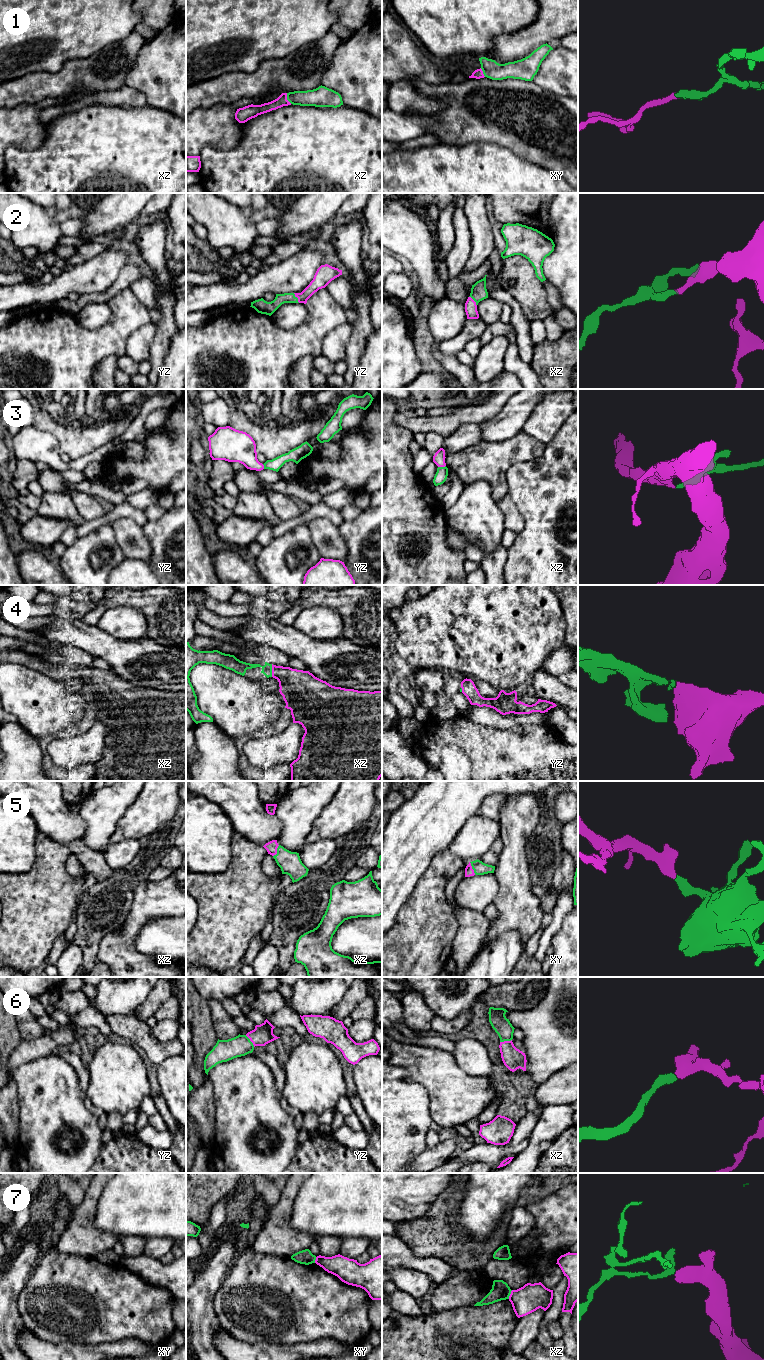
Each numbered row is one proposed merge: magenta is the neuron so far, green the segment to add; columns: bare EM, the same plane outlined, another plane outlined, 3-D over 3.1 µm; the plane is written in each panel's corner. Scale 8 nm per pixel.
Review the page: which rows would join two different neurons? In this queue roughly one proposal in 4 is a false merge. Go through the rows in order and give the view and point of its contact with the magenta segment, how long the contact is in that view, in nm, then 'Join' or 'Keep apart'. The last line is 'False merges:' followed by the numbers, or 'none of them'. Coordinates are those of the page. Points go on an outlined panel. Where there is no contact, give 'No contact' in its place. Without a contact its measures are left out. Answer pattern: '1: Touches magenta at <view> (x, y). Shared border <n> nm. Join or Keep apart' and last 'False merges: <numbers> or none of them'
1: Touches magenta at xz (286, 98). Shared border 100 nm. Join
2: Touches magenta at yz (297, 297). Shared border 90 nm. Join
3: Touches magenta at xz (441, 466). Shared border 70 nm. Join
4: Touches magenta at xz (272, 670). Shared border 100 nm. Join
5: Touches magenta at xy (471, 868). Shared border 120 nm. Join
6: Touches magenta at yz (250, 1040). Shared border 120 nm. Join
7: Touches magenta at xz (510, 1294). Shared border 80 nm. Keep apart
False merges: 7

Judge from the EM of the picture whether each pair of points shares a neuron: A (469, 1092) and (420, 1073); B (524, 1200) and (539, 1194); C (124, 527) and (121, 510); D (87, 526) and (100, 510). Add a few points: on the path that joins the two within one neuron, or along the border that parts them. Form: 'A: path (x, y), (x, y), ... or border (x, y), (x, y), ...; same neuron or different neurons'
A: path (457, 1092), (437, 1073), (432, 1073); same neuron
B: path (528, 1196), (535, 1194); same neuron
C: border (108, 523), (118, 518), (131, 518), (141, 527); different neurons
D: border (109, 511), (103, 516), (85, 521); different neurons

